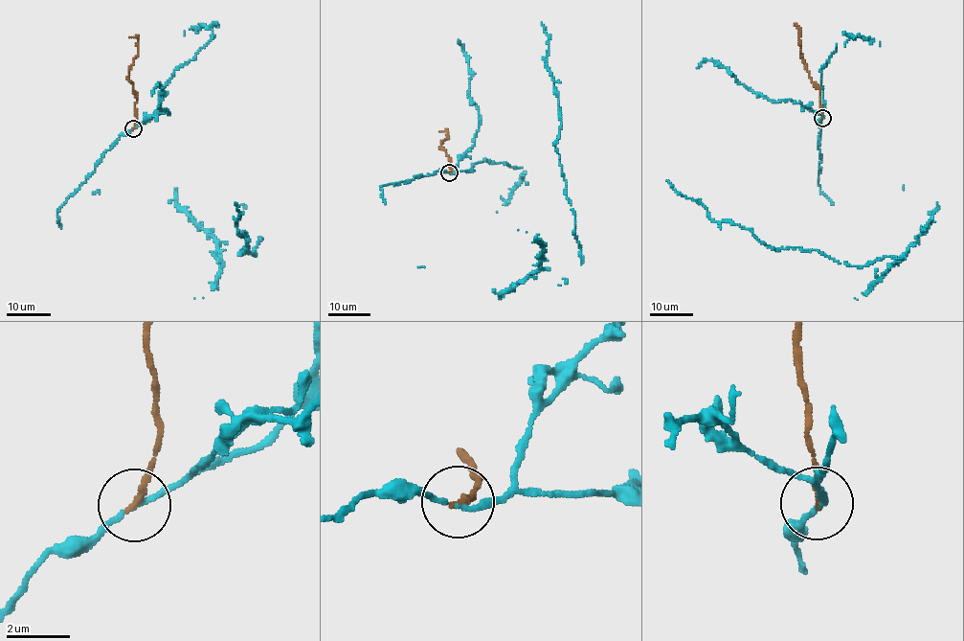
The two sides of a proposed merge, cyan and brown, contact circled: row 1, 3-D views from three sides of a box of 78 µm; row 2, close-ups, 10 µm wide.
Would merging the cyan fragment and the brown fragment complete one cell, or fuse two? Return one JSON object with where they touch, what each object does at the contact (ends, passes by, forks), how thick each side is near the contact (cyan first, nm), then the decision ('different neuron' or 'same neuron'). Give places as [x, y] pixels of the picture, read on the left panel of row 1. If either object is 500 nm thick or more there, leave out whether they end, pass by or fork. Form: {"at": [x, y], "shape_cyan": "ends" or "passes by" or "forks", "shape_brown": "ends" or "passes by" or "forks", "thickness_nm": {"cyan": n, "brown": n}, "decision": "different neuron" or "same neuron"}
{"at": [133, 128], "shape_cyan": "passes by", "shape_brown": "ends", "thickness_nm": {"cyan": 130, "brown": 190}, "decision": "different neuron"}

